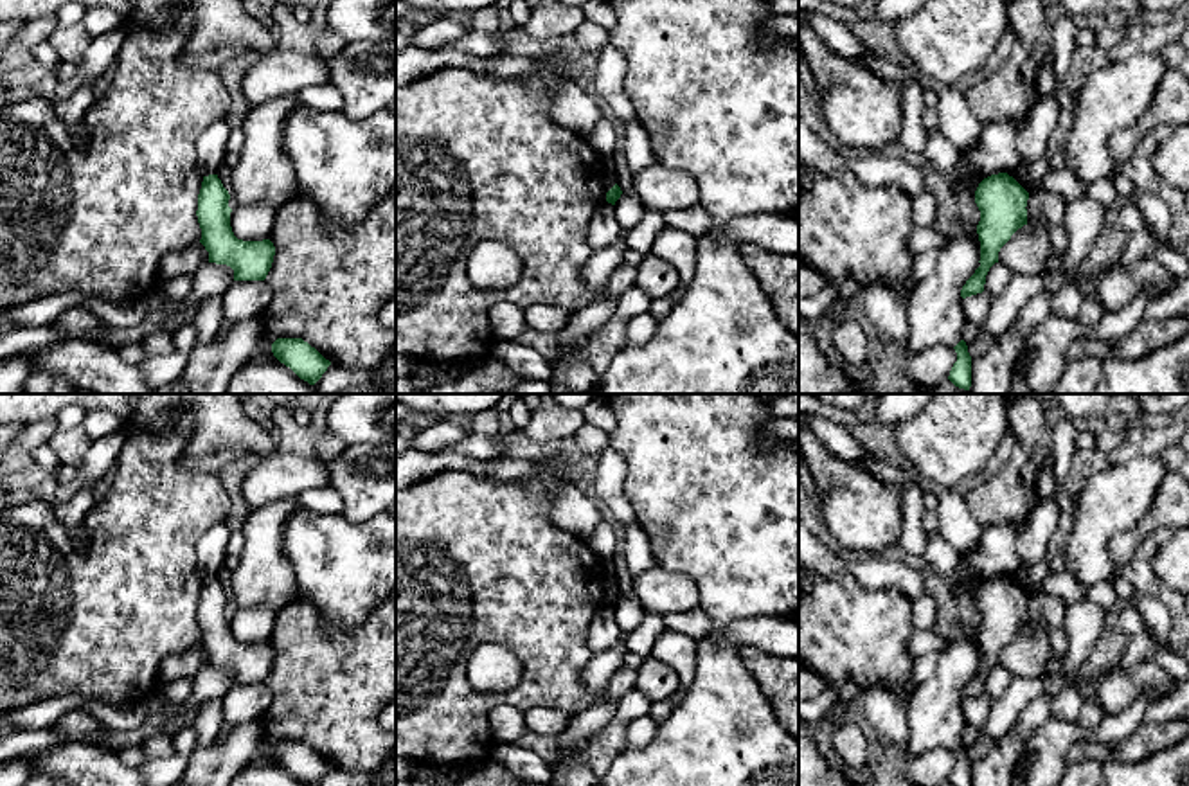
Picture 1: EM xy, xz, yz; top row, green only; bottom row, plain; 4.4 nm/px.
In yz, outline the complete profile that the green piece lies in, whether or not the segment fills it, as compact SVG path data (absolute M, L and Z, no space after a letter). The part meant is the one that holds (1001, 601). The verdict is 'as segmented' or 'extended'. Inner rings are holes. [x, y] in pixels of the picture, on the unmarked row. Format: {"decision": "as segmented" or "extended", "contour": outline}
{"decision": "as segmented", "contour": "M1007 576L991 577L979 586L975 606L980 613L980 669L962 689L962 701L984 694L986 678L998 665L1000 651L1027 628L1027 603L1029 595Z"}

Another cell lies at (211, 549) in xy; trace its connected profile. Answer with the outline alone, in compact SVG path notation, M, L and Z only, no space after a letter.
M225 522L212 525L196 543L198 570L203 579L216 577L223 568L228 538L232 536Z

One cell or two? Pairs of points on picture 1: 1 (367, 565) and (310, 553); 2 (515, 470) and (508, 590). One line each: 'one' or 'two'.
1: one
2: two

